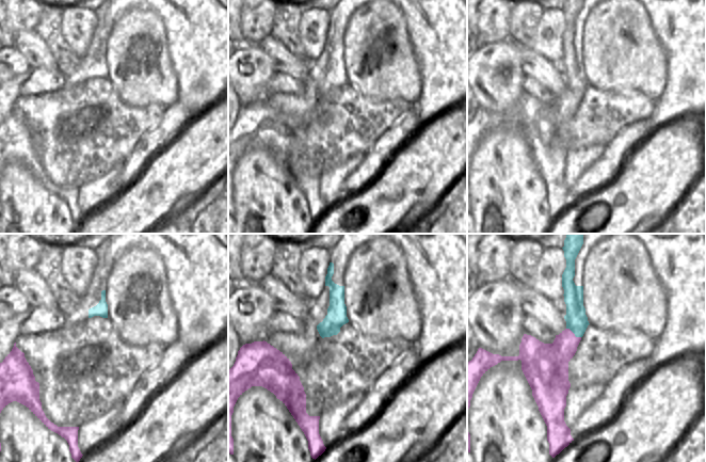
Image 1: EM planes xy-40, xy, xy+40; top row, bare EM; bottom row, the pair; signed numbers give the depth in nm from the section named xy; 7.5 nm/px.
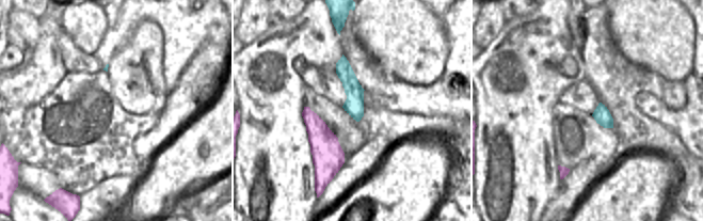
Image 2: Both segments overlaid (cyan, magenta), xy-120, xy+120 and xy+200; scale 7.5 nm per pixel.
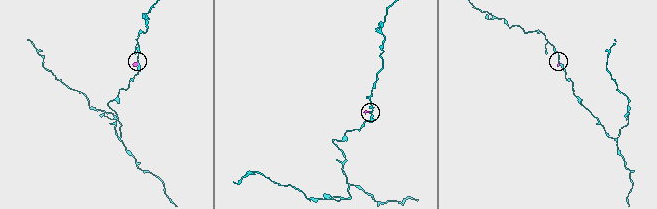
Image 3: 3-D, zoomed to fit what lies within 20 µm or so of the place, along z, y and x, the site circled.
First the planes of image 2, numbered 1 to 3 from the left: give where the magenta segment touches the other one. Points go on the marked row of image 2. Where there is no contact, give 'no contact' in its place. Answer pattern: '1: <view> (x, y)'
1: no contact
2: no contact
3: no contact

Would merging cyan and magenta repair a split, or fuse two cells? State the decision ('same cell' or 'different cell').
different cell

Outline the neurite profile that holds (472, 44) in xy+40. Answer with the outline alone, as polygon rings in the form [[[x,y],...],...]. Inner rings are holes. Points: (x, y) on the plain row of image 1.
[[[467,25],[467,58],[477,51],[480,46],[481,45],[479,44],[477,36],[470,31]]]

